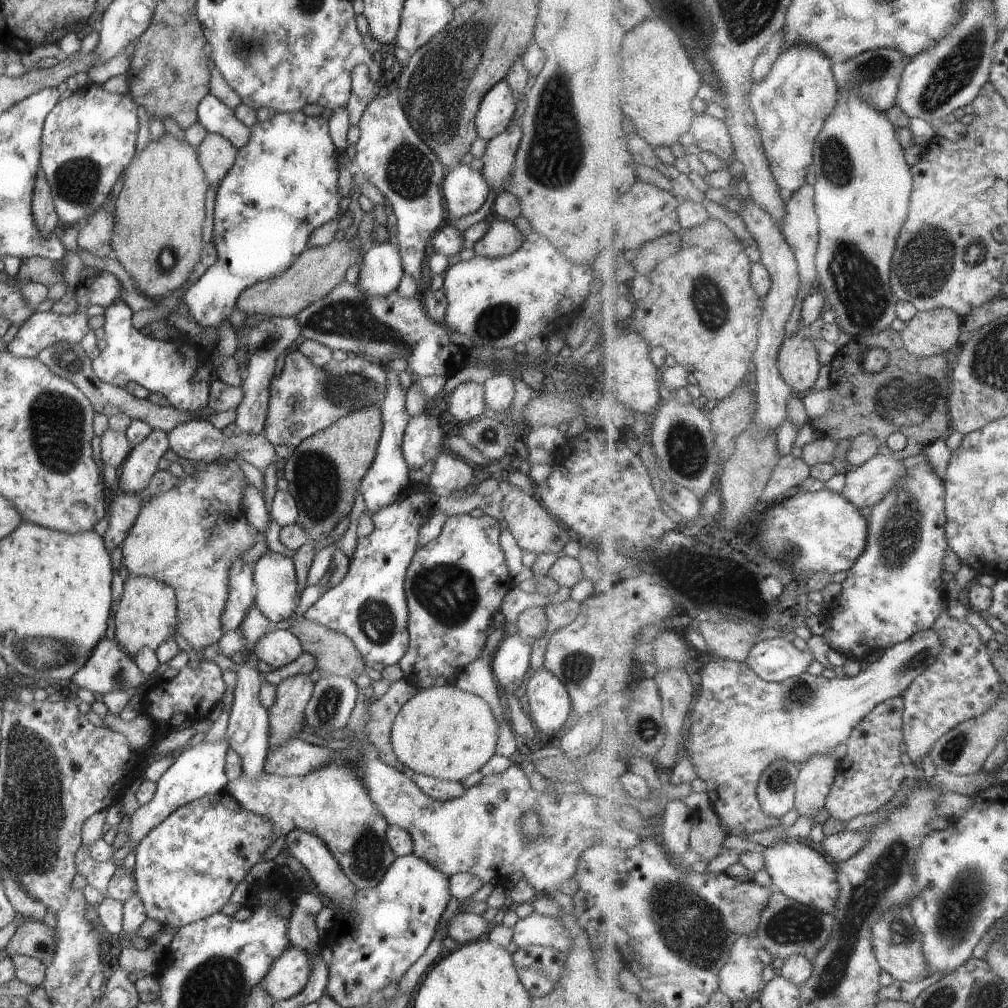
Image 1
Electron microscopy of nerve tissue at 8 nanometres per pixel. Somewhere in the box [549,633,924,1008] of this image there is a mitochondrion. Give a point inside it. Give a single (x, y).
(876, 892)

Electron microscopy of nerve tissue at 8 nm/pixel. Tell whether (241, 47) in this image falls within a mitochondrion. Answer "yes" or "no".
yes

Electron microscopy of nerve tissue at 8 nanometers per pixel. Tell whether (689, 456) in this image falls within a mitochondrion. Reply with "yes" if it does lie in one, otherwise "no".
yes

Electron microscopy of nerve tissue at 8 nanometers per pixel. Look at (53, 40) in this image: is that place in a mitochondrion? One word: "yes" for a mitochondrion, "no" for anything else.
no

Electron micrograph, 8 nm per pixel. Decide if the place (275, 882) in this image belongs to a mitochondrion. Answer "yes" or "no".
no

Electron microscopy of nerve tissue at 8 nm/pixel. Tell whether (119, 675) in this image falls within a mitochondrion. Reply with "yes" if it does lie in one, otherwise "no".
yes

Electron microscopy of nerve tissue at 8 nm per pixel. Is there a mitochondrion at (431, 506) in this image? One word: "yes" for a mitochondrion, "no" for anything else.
no

